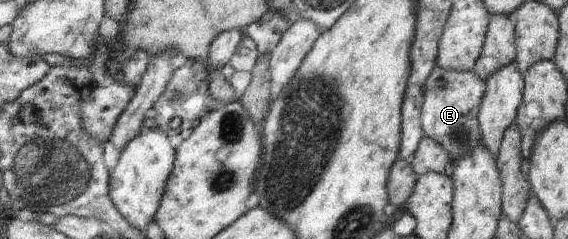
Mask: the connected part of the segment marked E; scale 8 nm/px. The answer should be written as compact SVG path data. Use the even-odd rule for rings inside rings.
M437 66L425 89L421 122L426 136L435 139L449 153L452 163L471 150L484 145L479 111L485 99L487 83L475 71L466 72Z

